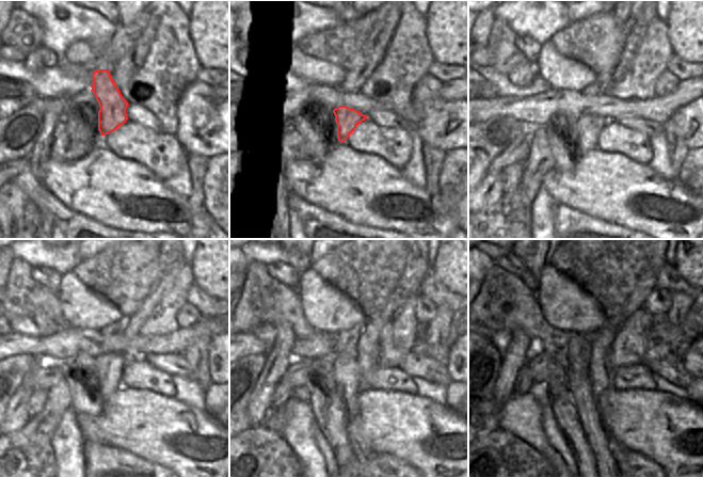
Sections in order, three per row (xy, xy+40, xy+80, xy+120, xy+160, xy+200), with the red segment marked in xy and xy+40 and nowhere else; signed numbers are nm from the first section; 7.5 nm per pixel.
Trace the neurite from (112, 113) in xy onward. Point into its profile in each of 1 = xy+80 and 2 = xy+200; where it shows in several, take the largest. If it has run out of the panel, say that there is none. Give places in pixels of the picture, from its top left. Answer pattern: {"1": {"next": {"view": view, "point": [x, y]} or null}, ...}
{"1": {"next": {"view": "xy+80", "point": [589, 126]}}, "2": {"next": {"view": "xy+200", "point": [595, 432]}}}

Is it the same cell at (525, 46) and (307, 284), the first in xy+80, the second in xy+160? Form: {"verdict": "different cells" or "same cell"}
{"verdict": "different cells"}

